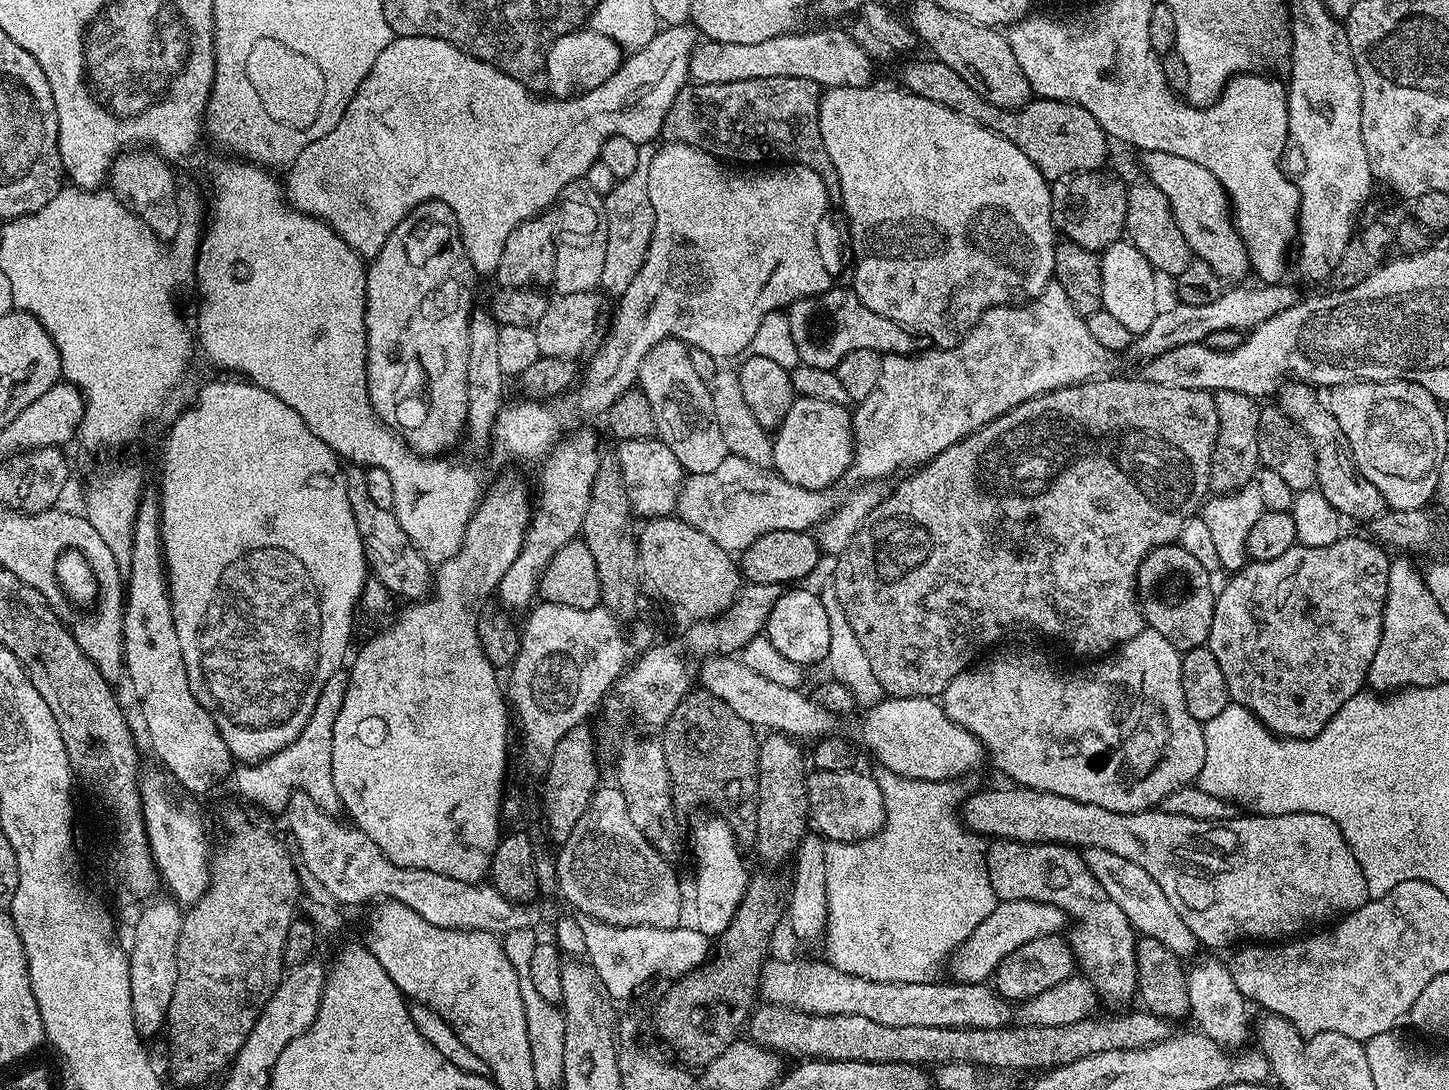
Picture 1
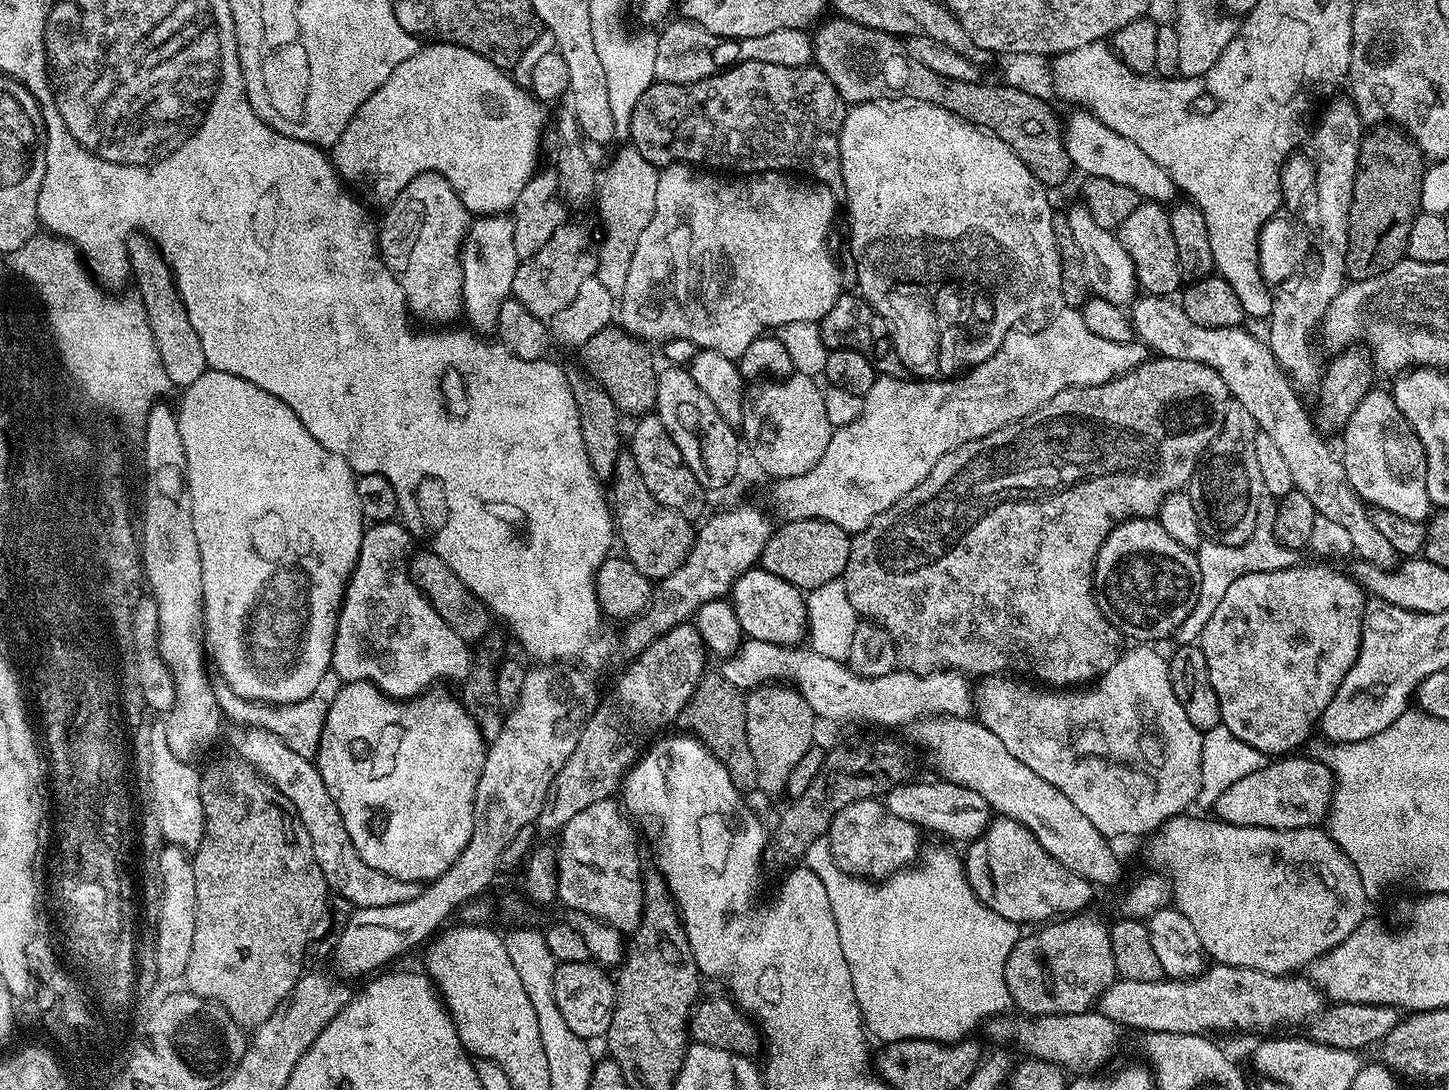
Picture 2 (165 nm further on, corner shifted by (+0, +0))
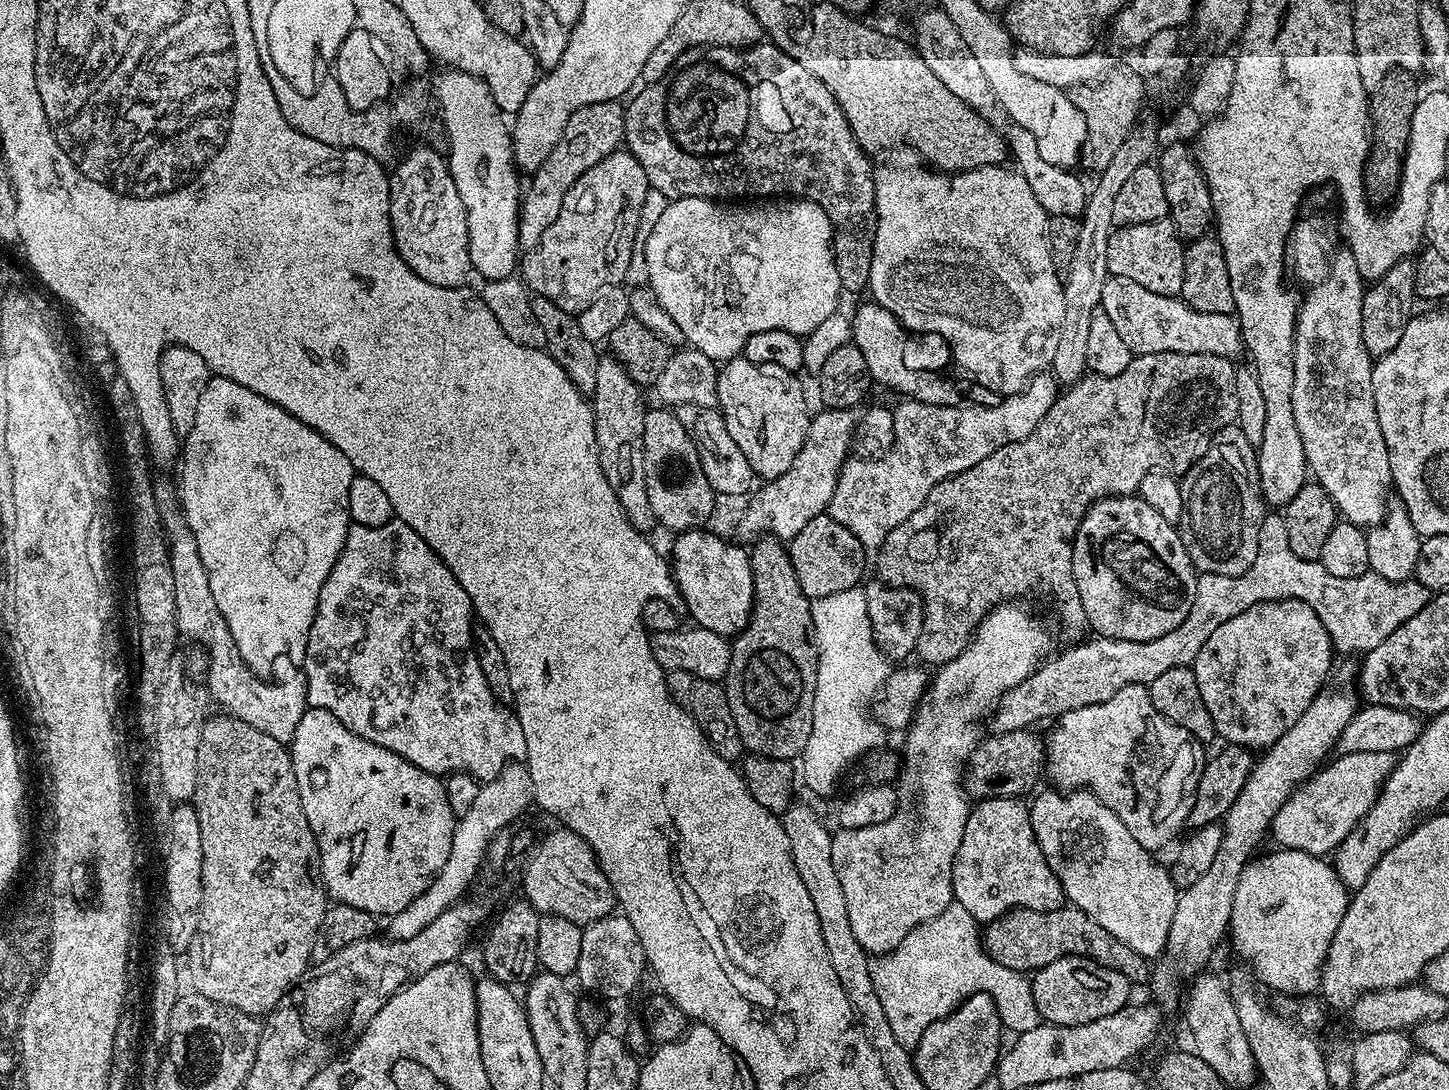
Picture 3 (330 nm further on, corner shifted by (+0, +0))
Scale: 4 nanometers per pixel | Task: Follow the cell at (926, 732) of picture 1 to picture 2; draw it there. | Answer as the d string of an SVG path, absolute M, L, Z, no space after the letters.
M936 714L923 722L917 723L916 736L920 739L922 747L928 751L928 760L936 767L937 777L949 780L951 784L966 786L966 790L974 790L974 794L982 794L984 801L988 803L989 809L996 816L1005 816L1030 830L1034 838L1049 852L1062 866L1066 866L1074 874L1086 878L1094 886L1100 884L1116 884L1120 880L1120 860L1116 857L1116 852L1111 848L1109 837L1103 836L1097 828L1090 823L1090 818L1058 790L1058 786L1050 786L1046 778L1041 778L1039 774L1034 774L1026 762L1018 762L1006 746L997 736L990 731L985 724L981 724L975 718L963 720L960 714Z

